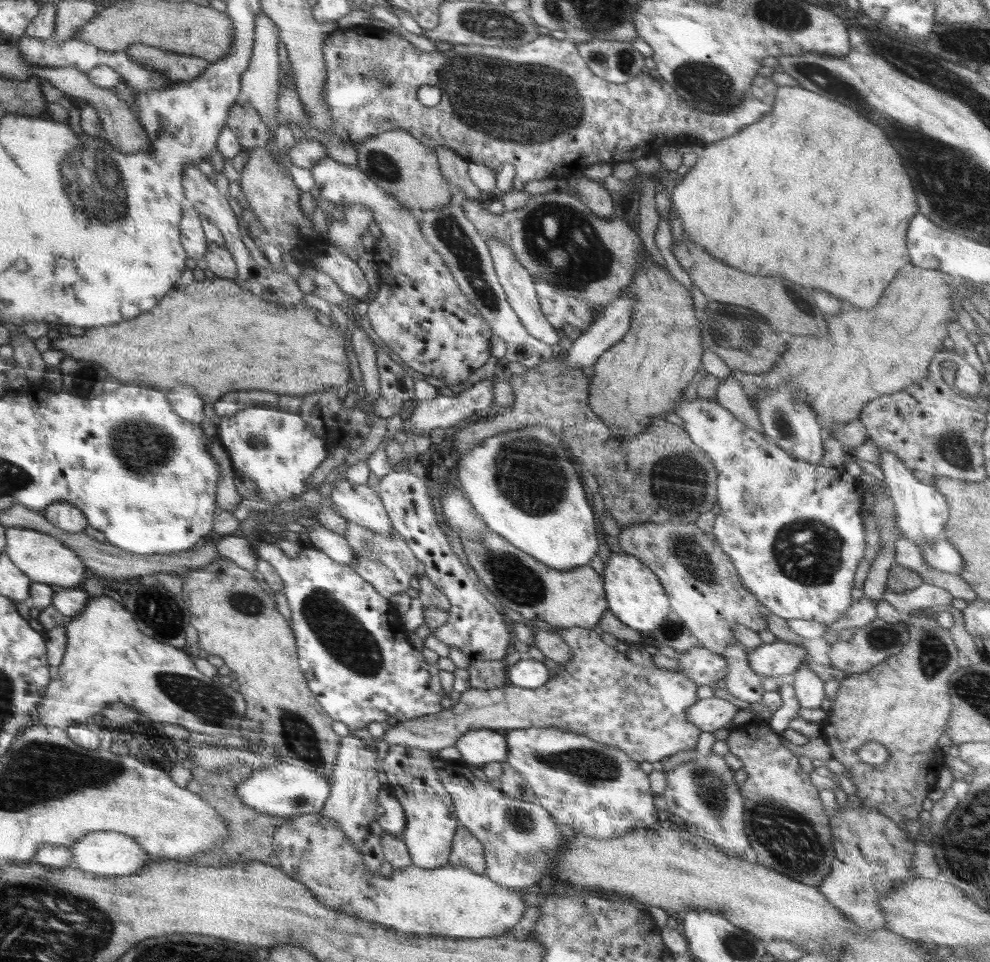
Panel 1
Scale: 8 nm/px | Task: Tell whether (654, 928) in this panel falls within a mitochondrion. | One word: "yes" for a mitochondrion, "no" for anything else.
no

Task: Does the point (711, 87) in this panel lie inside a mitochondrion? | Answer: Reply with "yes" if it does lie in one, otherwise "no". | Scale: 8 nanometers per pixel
yes

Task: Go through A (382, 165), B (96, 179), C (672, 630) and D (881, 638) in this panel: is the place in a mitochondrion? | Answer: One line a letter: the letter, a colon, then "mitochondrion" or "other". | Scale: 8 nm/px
A: mitochondrion
B: mitochondrion
C: mitochondrion
D: mitochondrion

